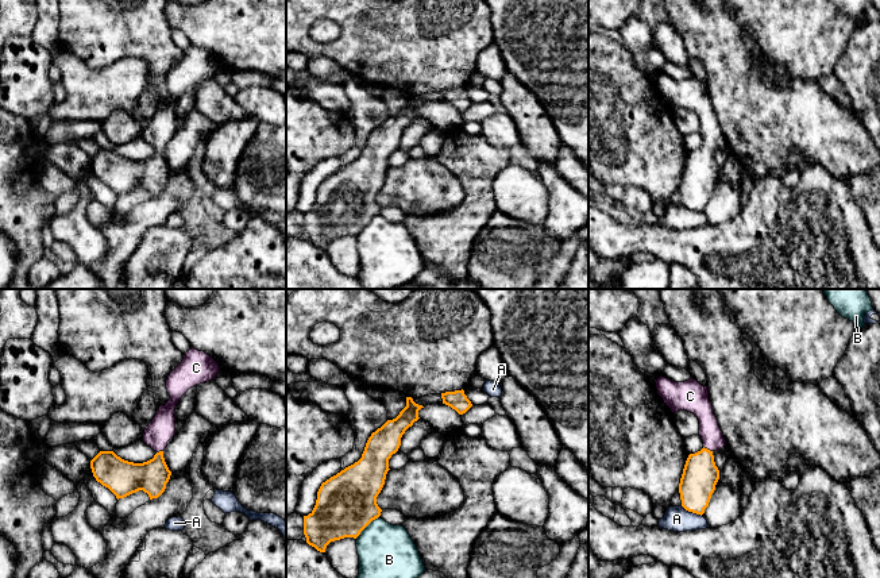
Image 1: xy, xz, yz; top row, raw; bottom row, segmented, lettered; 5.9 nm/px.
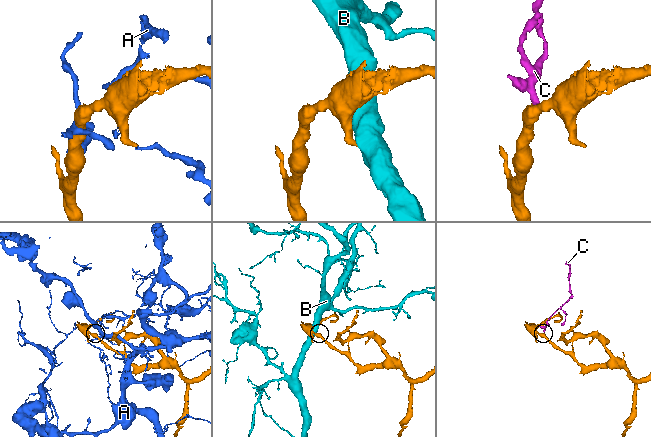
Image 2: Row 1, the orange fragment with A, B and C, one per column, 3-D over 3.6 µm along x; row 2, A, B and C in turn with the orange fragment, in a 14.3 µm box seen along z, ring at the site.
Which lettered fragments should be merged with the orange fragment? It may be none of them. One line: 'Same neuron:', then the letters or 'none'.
Same neuron: C

